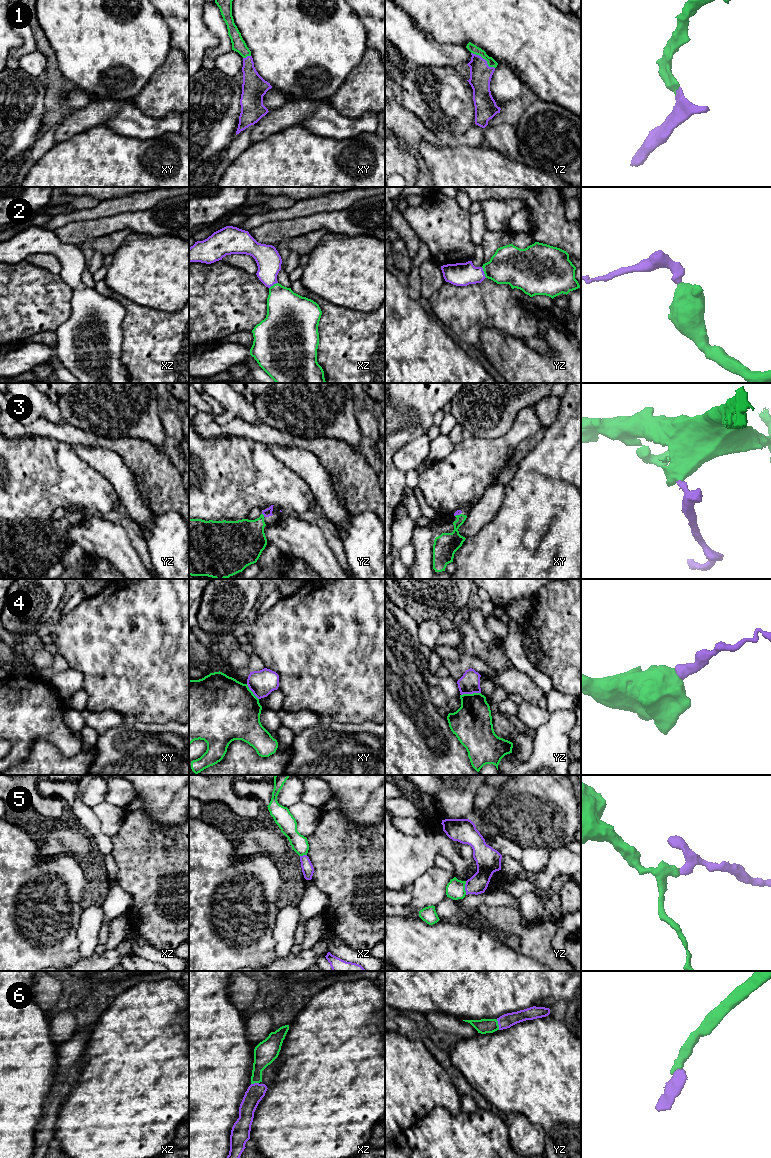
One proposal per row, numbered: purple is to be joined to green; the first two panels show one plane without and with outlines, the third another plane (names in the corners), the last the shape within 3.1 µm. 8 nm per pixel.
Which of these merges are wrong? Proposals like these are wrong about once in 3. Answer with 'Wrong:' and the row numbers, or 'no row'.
Wrong: 4, 5

